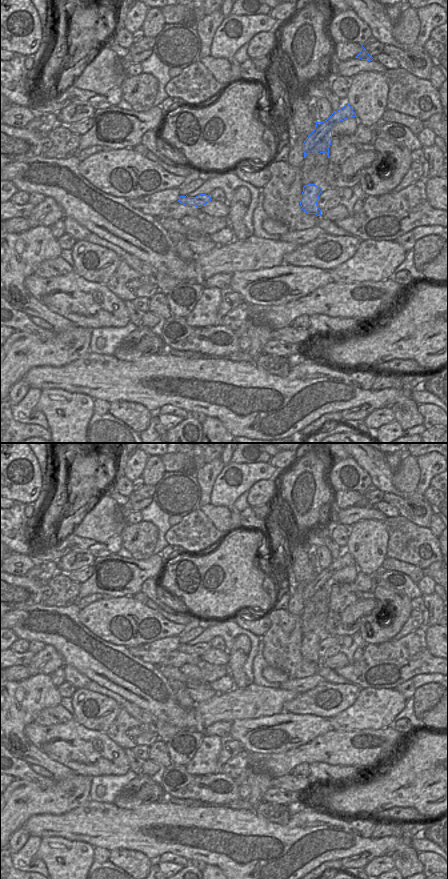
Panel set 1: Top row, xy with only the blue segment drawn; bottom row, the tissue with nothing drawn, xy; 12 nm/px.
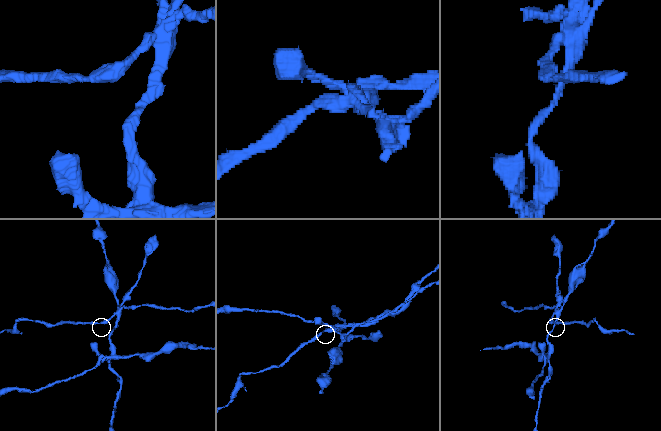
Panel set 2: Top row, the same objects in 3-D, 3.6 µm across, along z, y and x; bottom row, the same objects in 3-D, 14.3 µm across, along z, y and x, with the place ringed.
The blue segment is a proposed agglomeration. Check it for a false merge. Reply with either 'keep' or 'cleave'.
cleave

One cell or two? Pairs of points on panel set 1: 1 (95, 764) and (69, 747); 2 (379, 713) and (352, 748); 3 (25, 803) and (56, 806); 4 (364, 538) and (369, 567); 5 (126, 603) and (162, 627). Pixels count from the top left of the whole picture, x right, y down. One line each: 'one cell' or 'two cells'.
1: one cell
2: two cells
3: one cell
4: one cell
5: one cell

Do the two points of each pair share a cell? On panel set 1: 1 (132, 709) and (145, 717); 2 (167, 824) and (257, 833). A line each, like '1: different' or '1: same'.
1: same
2: same

